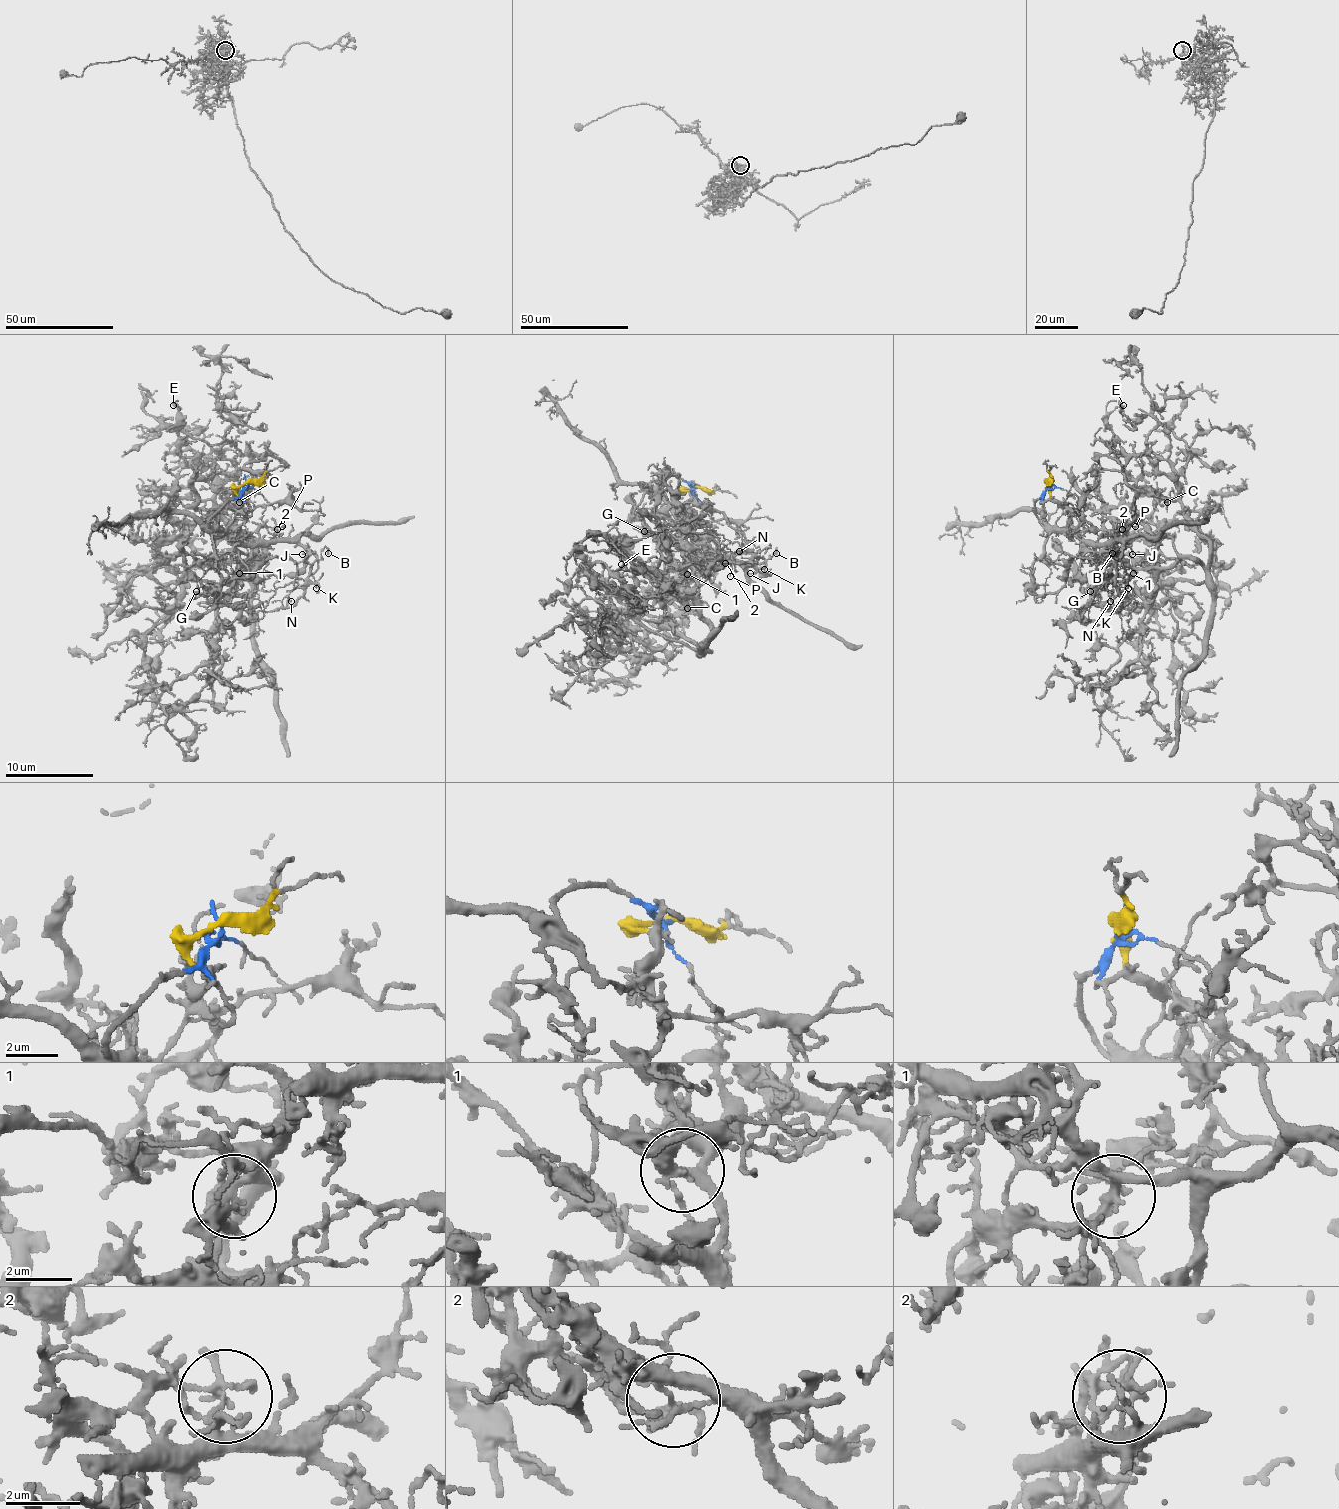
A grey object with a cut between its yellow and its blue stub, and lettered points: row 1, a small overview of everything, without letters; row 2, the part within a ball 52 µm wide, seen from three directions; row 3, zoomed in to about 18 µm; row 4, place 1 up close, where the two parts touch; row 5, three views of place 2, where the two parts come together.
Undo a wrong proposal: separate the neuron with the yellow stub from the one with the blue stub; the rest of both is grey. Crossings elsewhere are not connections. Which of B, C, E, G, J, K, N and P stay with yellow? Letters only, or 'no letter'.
C, E, G

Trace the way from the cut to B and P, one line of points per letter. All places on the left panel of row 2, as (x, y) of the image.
B: (248, 482), (213, 516), (210, 527), (244, 542), (303, 544), (319, 560), (323, 546), (328, 553)
P: (248, 482), (241, 493), (213, 516), (208, 524), (224, 529), (244, 542), (268, 542), (281, 527)

